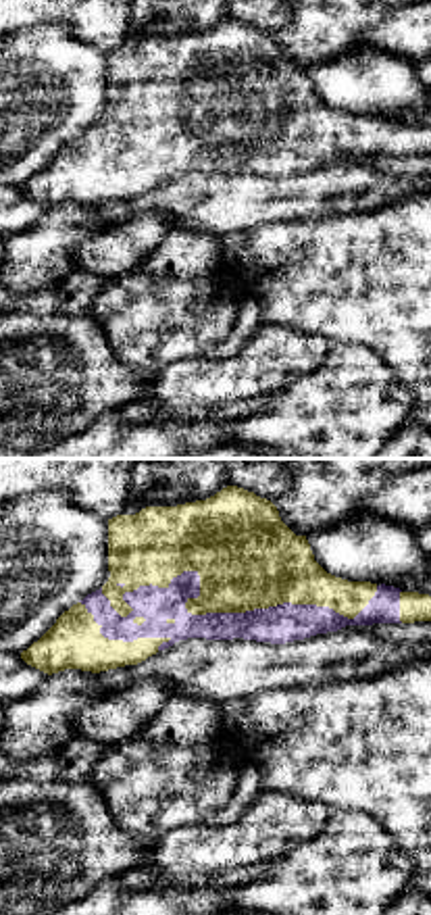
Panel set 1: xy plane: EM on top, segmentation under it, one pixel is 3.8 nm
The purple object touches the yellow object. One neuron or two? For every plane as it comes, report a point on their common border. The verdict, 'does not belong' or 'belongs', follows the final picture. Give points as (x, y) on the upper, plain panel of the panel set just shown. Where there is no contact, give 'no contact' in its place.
contact (207, 146)

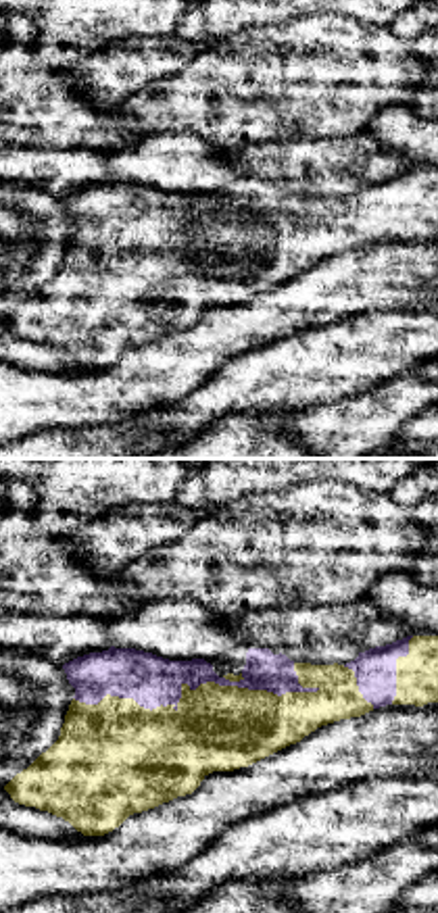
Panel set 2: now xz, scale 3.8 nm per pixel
contact (190, 221)

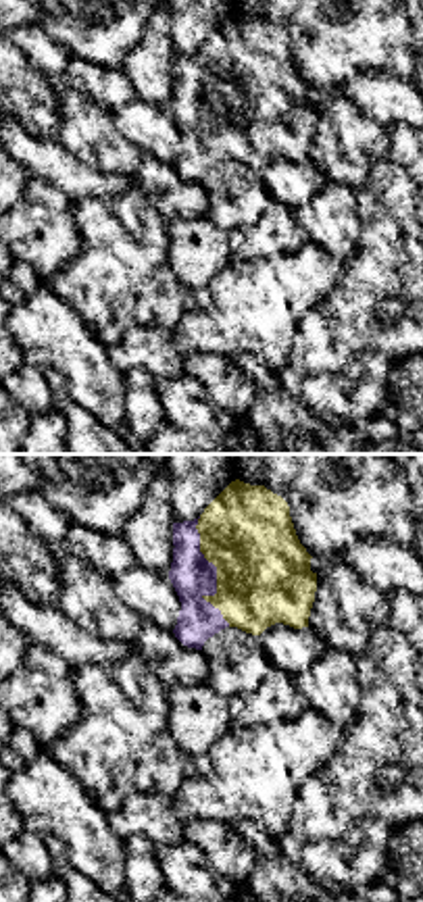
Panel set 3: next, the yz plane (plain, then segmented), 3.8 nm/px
contact (215, 109)

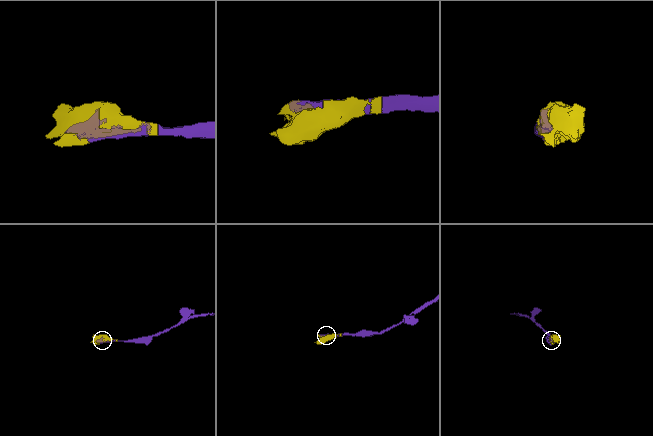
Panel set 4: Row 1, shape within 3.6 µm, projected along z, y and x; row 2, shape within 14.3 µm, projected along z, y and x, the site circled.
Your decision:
belongs

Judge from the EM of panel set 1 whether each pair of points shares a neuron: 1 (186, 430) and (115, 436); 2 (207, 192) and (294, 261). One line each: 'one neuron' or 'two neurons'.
1: one neuron
2: two neurons

